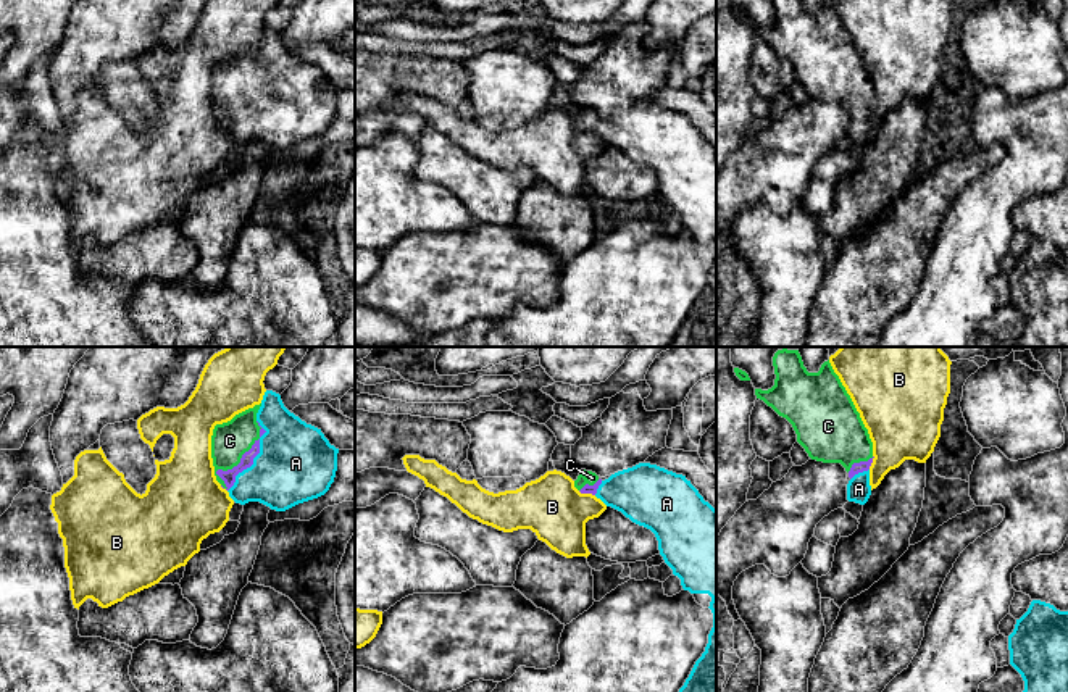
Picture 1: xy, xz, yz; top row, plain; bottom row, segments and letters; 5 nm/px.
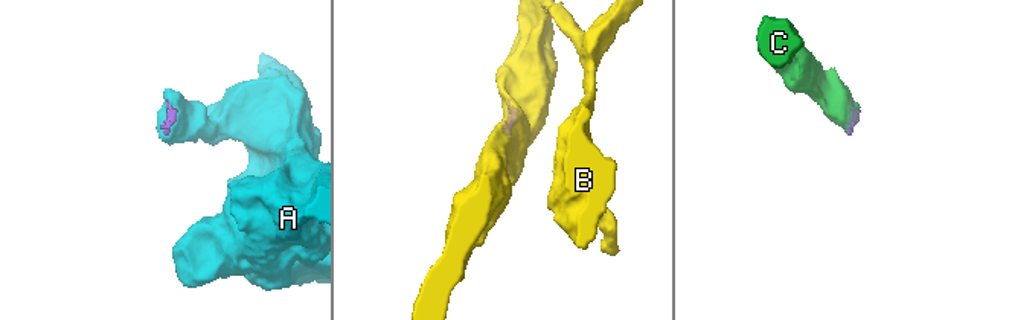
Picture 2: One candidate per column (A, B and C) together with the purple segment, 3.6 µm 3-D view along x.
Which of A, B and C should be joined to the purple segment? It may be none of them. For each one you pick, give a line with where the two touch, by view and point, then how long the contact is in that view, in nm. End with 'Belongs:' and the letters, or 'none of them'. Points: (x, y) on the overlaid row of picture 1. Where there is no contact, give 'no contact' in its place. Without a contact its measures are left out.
A: xy (255, 455) | 380 nm
C: xy (241, 462) | 380 nm
Belongs: A, C

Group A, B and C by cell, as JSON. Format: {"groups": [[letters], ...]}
{"groups": [["A", "C"], ["B"]]}

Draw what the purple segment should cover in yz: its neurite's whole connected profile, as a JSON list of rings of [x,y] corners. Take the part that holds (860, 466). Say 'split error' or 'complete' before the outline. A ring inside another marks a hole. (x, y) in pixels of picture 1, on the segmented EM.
split error; [[[782,348],[774,353],[773,366],[776,374],[774,386],[768,390],[755,389],[757,398],[792,424],[797,442],[811,460],[841,463],[850,477],[847,500],[865,505],[871,495],[873,442],[829,360],[821,365],[818,373],[808,373],[799,350]]]

